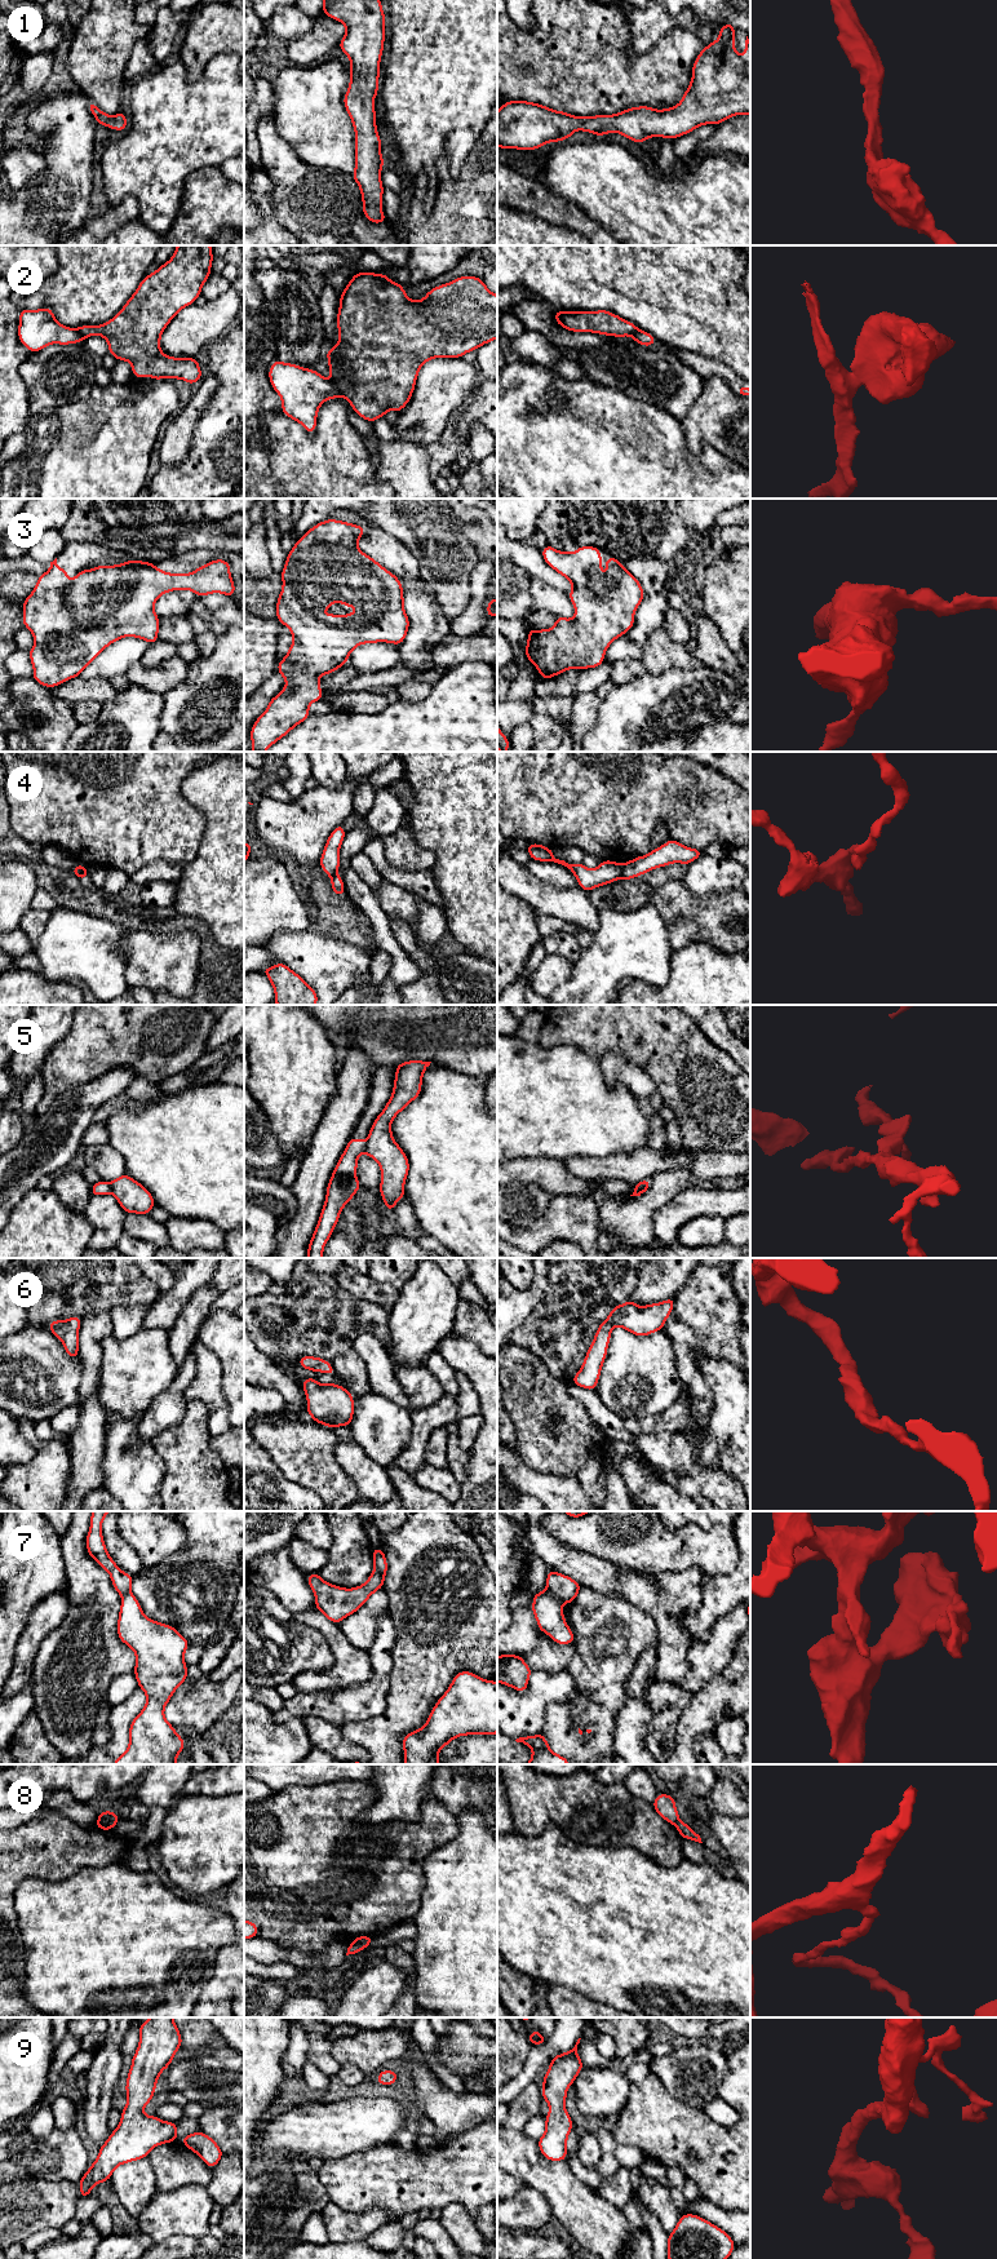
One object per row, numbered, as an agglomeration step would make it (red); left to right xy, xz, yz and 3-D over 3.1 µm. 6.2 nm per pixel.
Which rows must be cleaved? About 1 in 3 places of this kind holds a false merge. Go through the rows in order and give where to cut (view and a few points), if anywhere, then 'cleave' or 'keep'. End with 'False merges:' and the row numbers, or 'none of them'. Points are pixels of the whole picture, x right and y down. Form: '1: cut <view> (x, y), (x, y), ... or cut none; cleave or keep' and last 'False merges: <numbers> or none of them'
1: cut none; keep
2: cut xz (329, 380), (341, 395); cleave
3: cut none; keep
4: cut yz (623, 864), (623, 872), (619, 877); cleave
5: cut xy (109, 1183), (111, 1192); cleave
6: cut none; keep
7: cut yz (548, 1588), (563, 1600); cleave
8: cut xy (98, 1819), (113, 1826); cleave
9: cut none; keep
False merges: 2, 4, 5, 7, 8

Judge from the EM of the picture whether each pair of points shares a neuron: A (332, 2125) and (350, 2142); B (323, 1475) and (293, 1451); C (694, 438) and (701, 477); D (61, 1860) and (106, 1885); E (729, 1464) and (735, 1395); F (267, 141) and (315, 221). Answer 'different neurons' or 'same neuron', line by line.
A: same neuron
B: same neuron
C: different neurons
D: different neurons
E: same neuron
F: same neuron

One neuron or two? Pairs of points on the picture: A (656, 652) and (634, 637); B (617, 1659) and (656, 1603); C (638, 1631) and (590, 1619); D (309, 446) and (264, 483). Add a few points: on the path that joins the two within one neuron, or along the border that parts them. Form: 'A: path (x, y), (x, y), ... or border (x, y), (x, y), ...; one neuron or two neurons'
A: border (663, 627), (655, 628), (648, 634), (641, 660); two neurons
B: border (623, 1598), (652, 1619), (659, 1643); two neurons
C: path (626, 1630), (611, 1630), (602, 1622); one neuron
D: border (273, 473), (277, 479); two neurons

